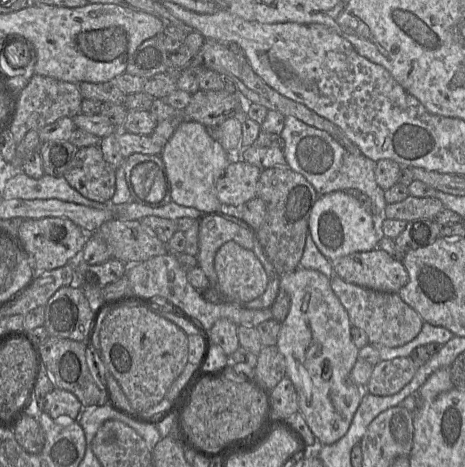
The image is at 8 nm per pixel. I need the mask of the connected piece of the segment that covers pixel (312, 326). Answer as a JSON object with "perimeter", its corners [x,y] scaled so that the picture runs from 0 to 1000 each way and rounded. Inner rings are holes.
{"perimeter":[[[639,574],[602,593],[600,617],[624,634],[624,662],[604,692],[596,728],[596,743],[615,773],[615,803],[637,831],[643,880],[686,951],[716,951],[746,927],[785,842],[785,833],[759,820],[753,807],[772,747],[755,724],[757,696],[748,670],[716,625],[710,595],[682,578]]]}

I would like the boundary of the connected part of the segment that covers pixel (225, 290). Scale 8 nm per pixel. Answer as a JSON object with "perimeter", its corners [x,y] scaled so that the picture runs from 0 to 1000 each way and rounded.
{"perimeter":[[[505,518],[475,527],[460,555],[471,647],[529,653],[557,638],[576,610],[574,587],[542,535]]]}

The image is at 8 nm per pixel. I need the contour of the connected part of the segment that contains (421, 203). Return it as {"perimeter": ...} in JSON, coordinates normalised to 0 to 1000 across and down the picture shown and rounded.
{"perimeter":[[[880,418],[862,433],[832,435],[828,458],[834,469],[852,471],[933,471],[953,448],[953,435],[938,422]]]}

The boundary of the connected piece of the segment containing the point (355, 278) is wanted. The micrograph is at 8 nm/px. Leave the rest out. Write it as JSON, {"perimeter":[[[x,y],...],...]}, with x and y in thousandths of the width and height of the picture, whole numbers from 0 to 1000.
{"perimeter":[[[806,531],[712,559],[720,589],[740,602],[817,625],[856,627],[880,600],[867,563]]]}

